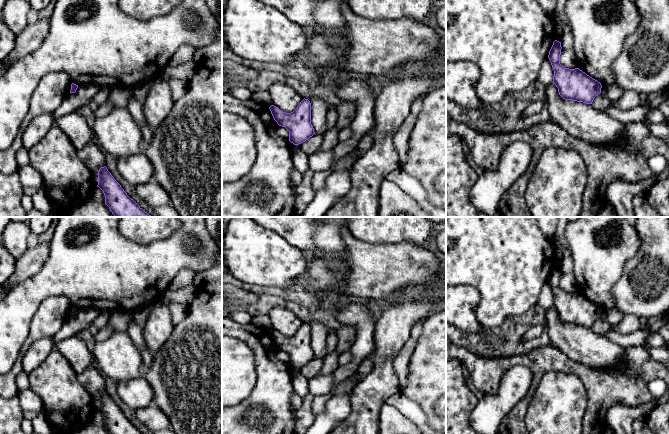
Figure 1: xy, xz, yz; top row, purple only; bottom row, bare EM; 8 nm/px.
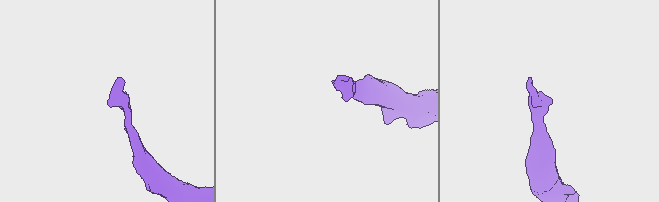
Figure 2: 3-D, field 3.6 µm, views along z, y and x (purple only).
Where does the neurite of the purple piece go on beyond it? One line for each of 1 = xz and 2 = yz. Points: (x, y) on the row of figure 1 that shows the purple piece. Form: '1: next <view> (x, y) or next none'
1: next none
2: next none

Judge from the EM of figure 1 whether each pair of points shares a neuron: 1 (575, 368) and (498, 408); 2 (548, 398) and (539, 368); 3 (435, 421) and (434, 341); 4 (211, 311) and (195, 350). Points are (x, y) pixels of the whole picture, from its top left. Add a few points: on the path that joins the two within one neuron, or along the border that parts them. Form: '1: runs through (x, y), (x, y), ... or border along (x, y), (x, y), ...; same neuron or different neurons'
1: border along (530, 370), (531, 384), (529, 390), (510, 410); different neurons
2: border along (565, 371), (548, 371), (542, 377), (532, 397); different neurons
3: runs through (429, 401), (429, 378), (434, 370), (434, 361); same neuron
4: runs through (211, 321), (211, 334), (205, 340); same neuron

